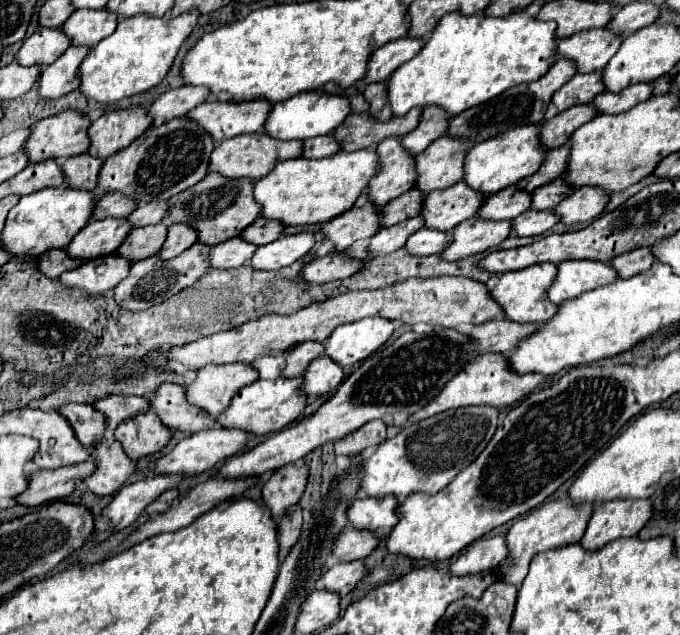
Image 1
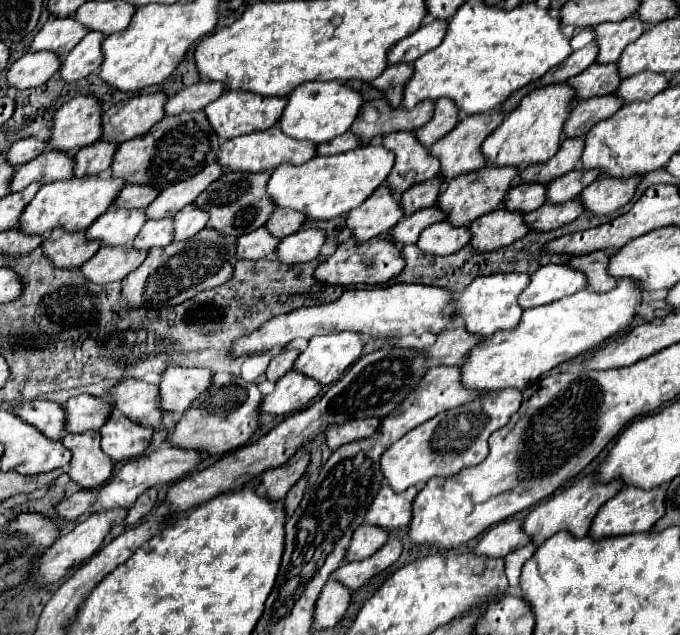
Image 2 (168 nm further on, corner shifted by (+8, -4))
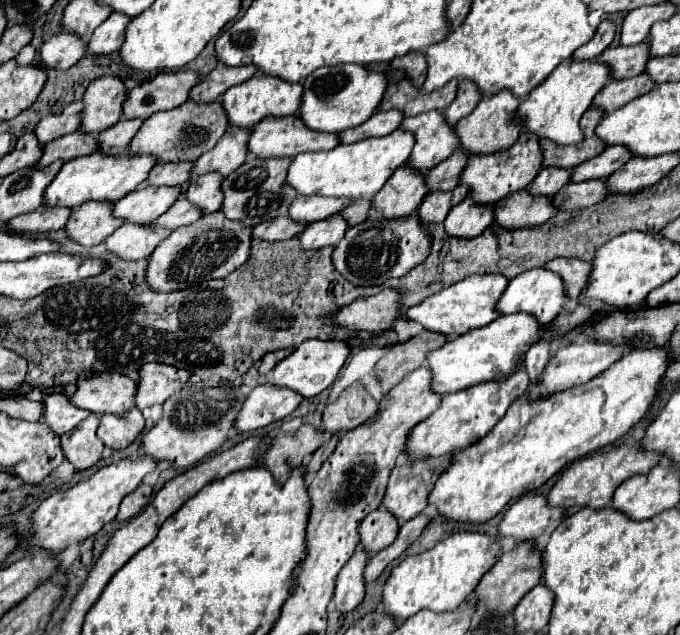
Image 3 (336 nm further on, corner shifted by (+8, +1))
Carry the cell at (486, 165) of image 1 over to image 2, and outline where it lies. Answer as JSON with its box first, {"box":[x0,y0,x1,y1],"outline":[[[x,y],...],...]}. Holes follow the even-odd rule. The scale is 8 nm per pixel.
{"box":[481,84,575,170],"outline":[[[567,84],[541,86],[535,92],[527,94],[527,98],[521,100],[519,110],[513,110],[503,120],[503,124],[495,128],[481,144],[481,154],[487,166],[499,166],[499,168],[513,166],[517,170],[523,170],[525,166],[547,162],[559,150],[559,142],[563,138],[561,128],[563,122],[567,120],[573,98],[575,94]]]}

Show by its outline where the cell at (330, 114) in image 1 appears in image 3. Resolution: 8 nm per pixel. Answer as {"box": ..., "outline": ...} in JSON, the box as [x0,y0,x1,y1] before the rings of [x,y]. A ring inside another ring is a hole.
{"box":[299,65,387,133],"outline":[[[335,65],[317,69],[303,83],[303,105],[299,117],[309,129],[341,133],[345,129],[357,127],[367,121],[379,107],[383,93],[387,89],[387,75],[379,71],[369,71],[363,65]]]}

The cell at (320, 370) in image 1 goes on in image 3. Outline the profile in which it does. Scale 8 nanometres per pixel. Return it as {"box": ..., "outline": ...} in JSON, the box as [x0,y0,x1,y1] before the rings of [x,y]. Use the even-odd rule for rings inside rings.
{"box":[235,385,303,433],"outline":[[[259,385],[255,387],[245,403],[241,405],[235,417],[235,431],[249,433],[263,429],[283,417],[291,415],[303,397],[299,393],[291,393],[291,389],[279,389],[275,385]]]}

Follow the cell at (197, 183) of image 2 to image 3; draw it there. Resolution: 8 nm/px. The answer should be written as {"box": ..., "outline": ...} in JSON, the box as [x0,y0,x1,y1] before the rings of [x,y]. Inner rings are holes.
{"box":[191,125,251,181],"outline":[[[229,125],[221,141],[215,145],[215,149],[203,153],[203,157],[195,161],[191,181],[211,171],[217,171],[223,177],[227,177],[237,167],[241,167],[247,157],[249,135],[251,135],[251,129],[235,129],[235,125]]]}

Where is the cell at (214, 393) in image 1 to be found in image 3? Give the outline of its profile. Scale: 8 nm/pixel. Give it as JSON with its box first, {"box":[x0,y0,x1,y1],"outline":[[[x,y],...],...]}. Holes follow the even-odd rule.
{"box":[135,363,191,409],"outline":[[[145,363],[139,367],[137,373],[139,373],[139,383],[137,383],[135,405],[139,409],[151,407],[155,403],[161,405],[173,393],[183,389],[191,377],[189,371],[163,363]]]}

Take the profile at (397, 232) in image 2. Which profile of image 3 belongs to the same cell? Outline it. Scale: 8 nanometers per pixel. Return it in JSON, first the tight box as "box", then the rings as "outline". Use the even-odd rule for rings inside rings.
{"box":[419,185,467,225],"outline":[[[457,185],[451,191],[435,191],[425,197],[425,201],[419,207],[419,219],[423,225],[433,225],[433,223],[443,223],[447,213],[467,197],[467,189],[463,185]]]}

